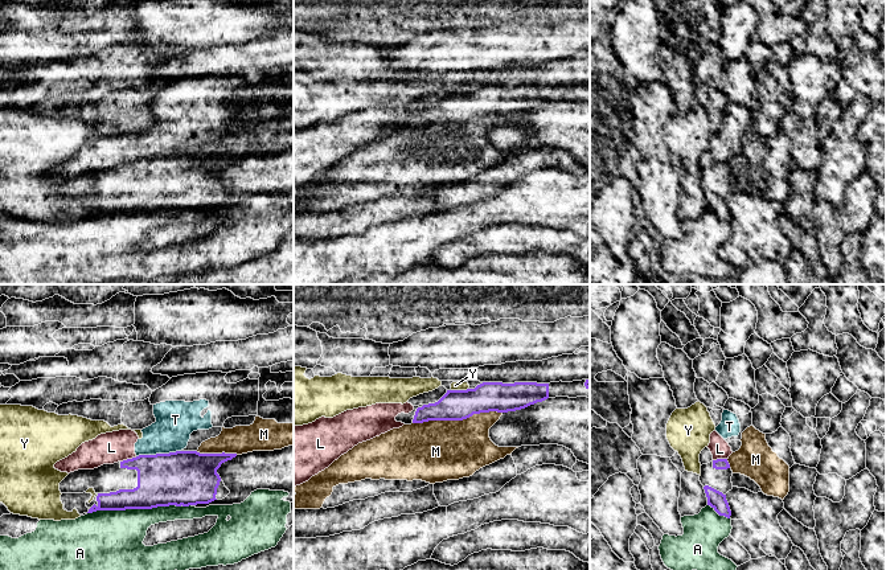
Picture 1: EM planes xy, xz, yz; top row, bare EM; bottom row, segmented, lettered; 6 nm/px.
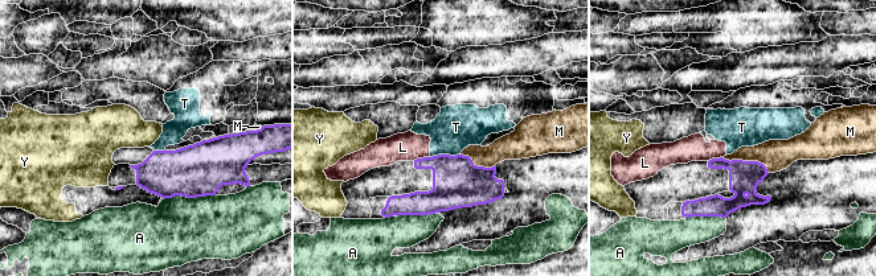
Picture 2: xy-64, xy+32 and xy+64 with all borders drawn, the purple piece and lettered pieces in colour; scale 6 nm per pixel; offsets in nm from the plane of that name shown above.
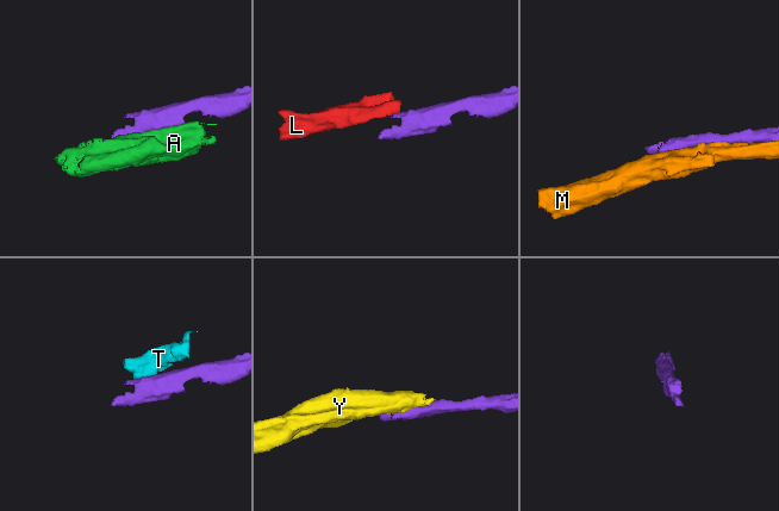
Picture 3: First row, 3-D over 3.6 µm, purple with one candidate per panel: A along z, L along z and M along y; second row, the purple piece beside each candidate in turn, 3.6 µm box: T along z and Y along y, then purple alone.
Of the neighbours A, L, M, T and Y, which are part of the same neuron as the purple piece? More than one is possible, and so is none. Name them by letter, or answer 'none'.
none

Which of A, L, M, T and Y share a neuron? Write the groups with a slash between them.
A / L T / M / Y

